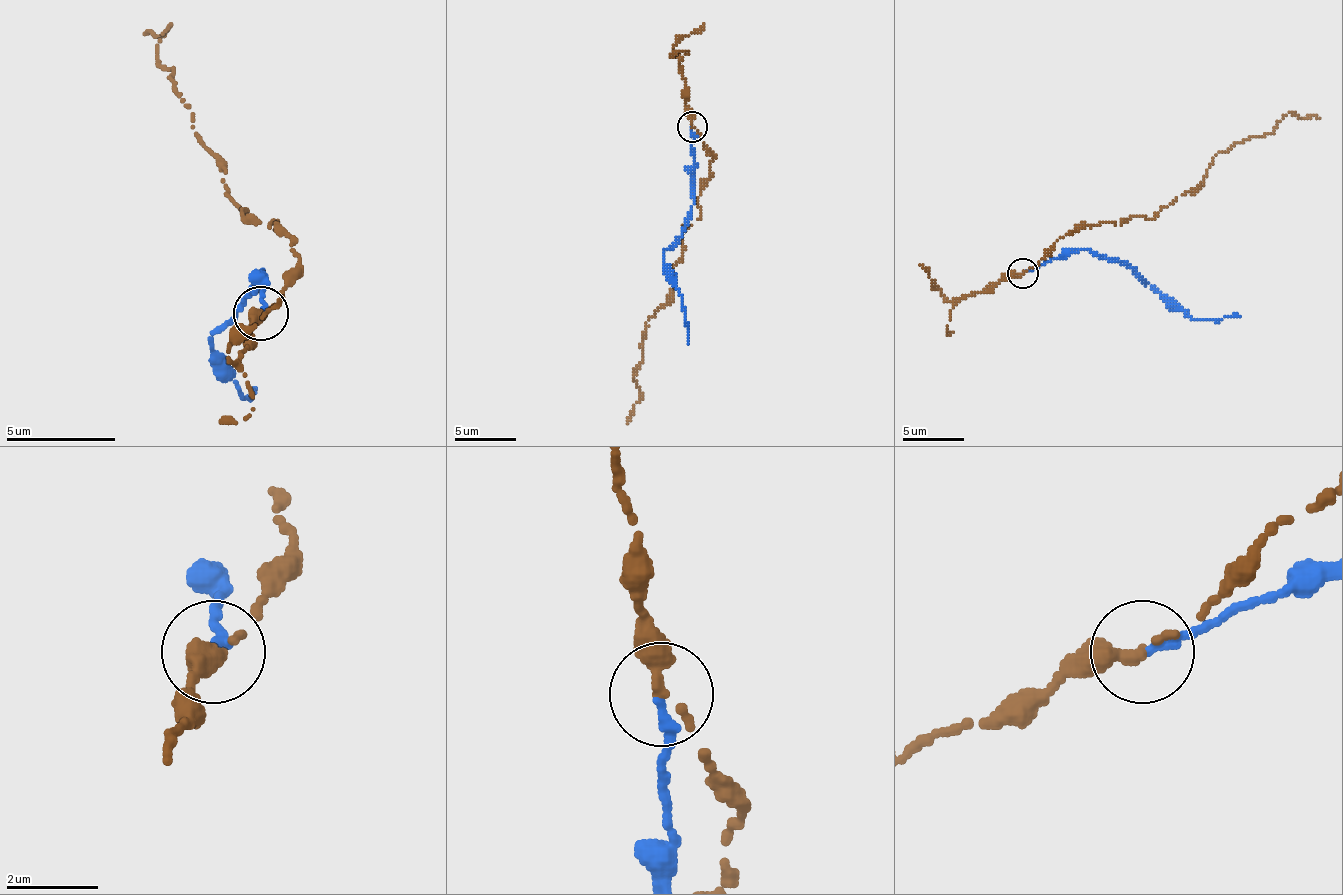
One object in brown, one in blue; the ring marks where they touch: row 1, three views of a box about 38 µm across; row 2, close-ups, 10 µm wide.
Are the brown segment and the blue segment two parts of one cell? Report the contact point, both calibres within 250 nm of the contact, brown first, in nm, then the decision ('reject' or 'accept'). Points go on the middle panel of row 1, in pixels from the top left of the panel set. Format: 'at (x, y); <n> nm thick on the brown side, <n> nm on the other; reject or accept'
at (692, 126); 340 nm thick on the brown side, 240 nm on the other; reject

